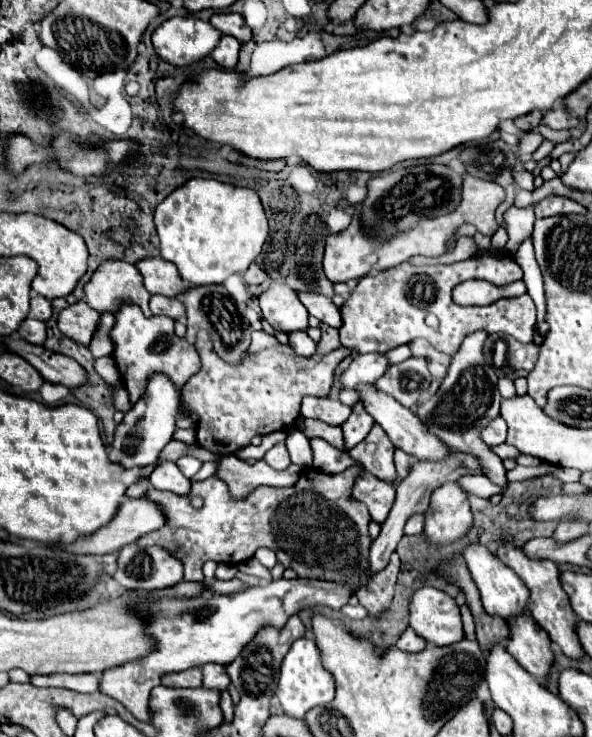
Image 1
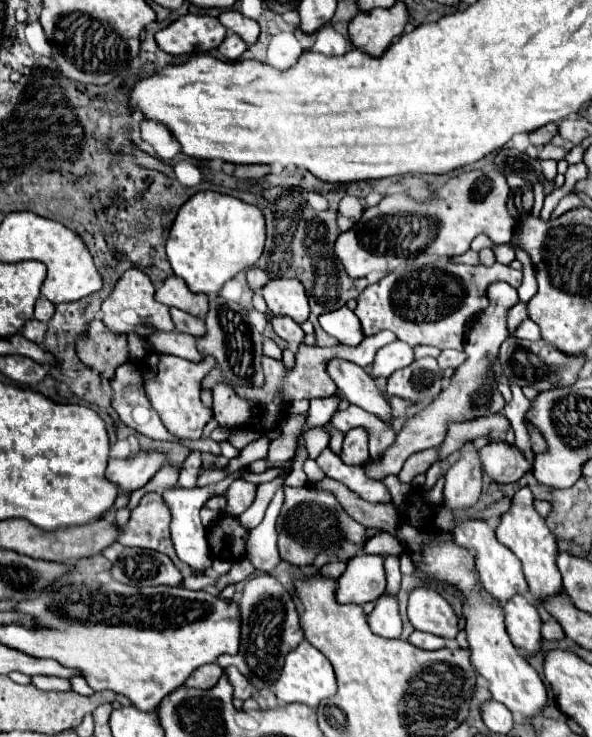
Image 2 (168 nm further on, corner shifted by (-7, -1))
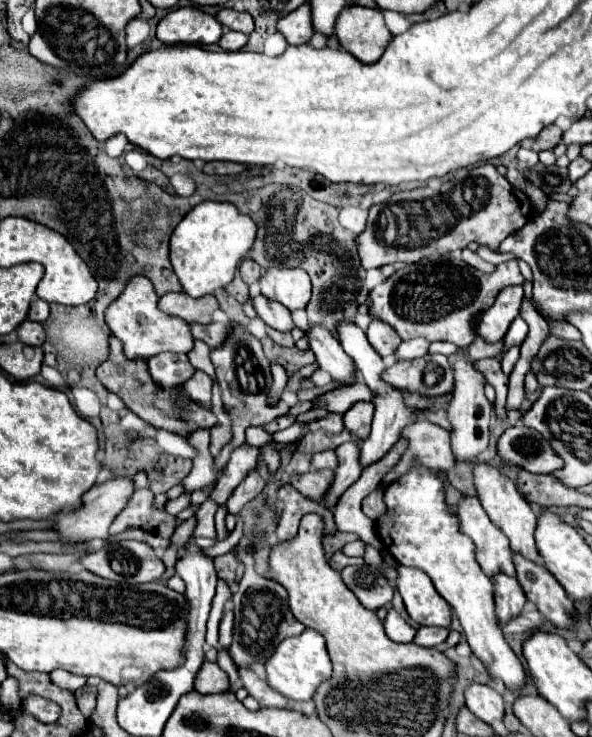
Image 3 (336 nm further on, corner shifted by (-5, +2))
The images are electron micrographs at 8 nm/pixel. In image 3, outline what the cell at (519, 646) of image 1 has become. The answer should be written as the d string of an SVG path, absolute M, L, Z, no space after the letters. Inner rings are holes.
M497 574L493 576L493 586L495 586L495 614L499 620L507 622L509 618L517 616L527 598L525 598L525 592L521 588L521 584L517 582L517 578L513 576L505 576L505 574Z

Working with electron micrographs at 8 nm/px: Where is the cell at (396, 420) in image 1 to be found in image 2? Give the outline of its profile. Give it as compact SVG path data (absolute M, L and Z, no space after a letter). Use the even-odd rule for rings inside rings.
M333 359L327 365L331 379L335 381L337 389L343 393L349 403L359 405L361 409L377 415L385 423L393 421L393 409L385 397L385 393L377 387L377 383L367 375L367 371L351 361Z

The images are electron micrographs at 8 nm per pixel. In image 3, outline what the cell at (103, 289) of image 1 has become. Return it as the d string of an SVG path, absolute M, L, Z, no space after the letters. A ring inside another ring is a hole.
M135 276L127 284L125 292L105 312L105 322L109 330L123 342L125 356L129 356L131 360L149 360L165 350L187 354L193 348L193 336L189 324L177 320L175 316L165 316L165 312L159 310L157 302L159 296L155 294L153 284L147 278Z

